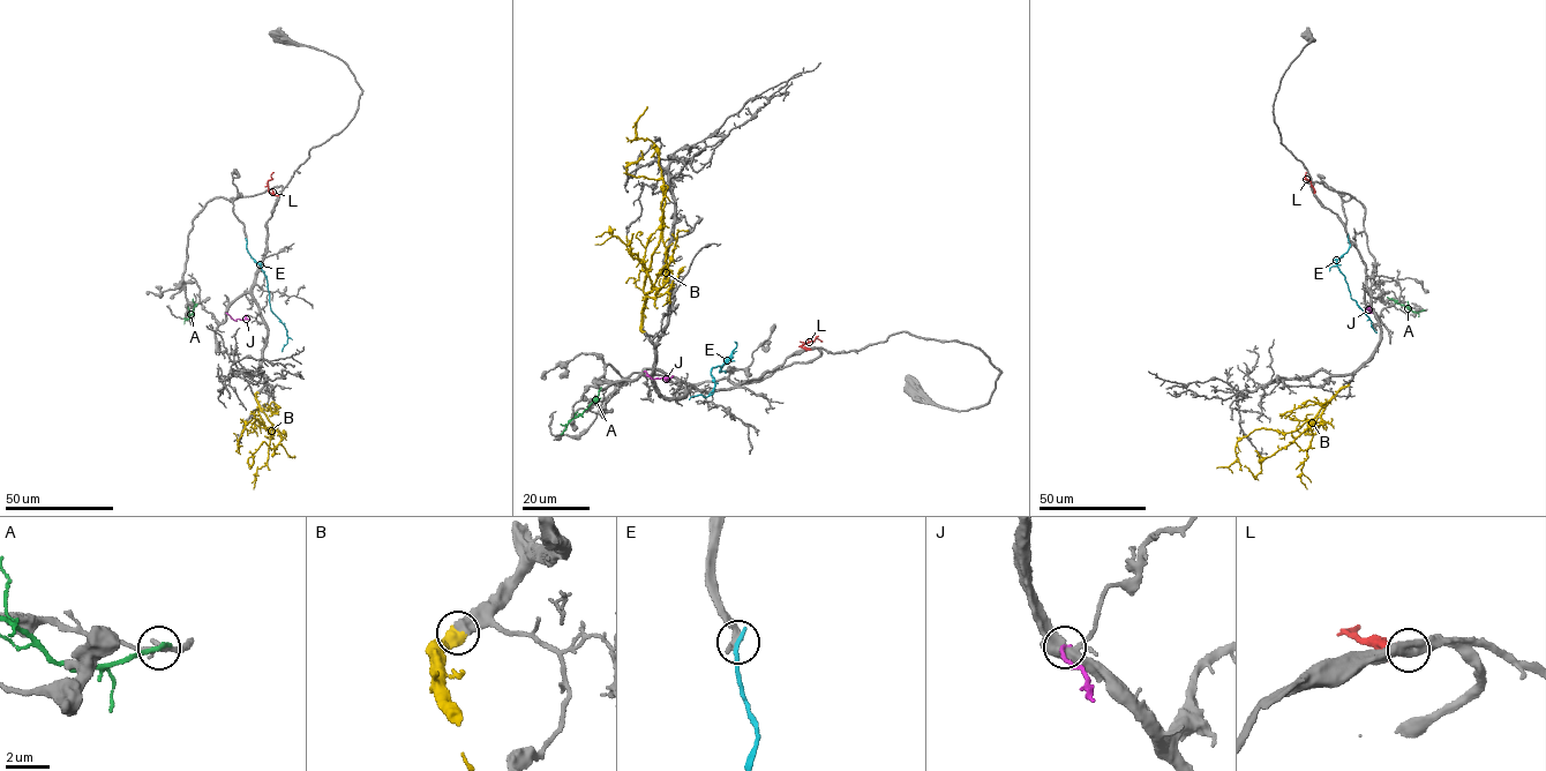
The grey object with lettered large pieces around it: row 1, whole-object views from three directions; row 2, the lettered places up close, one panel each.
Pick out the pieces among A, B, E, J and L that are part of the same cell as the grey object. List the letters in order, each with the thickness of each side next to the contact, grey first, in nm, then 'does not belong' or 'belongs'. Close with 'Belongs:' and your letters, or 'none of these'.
A: 190/280 nm | does not belong
B: 550/550 nm | belongs
E: 380/280 nm | does not belong
J: 480/180 nm | does not belong
L: 500/320 nm | does not belong
Belongs: B

